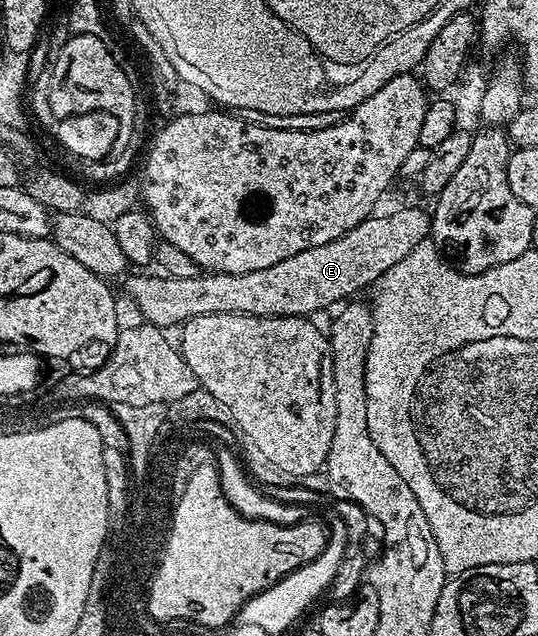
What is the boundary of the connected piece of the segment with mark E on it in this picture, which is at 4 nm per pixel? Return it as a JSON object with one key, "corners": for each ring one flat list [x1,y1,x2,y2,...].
{"corners":[[399,208,396,212,379,215,368,216,353,226,353,230,341,234,341,238,325,242,325,246,306,248,301,254,293,254,293,258,285,258,285,262,277,262,277,266,265,266,265,270,249,270,249,274,204,271,193,278,128,275,122,281,123,288,139,307,143,315,140,317,164,330,209,314,311,318,316,315,314,312,330,304,339,306,358,297,355,295,362,288,370,289,401,258,405,258,409,250,430,237,431,212,428,209]]}

